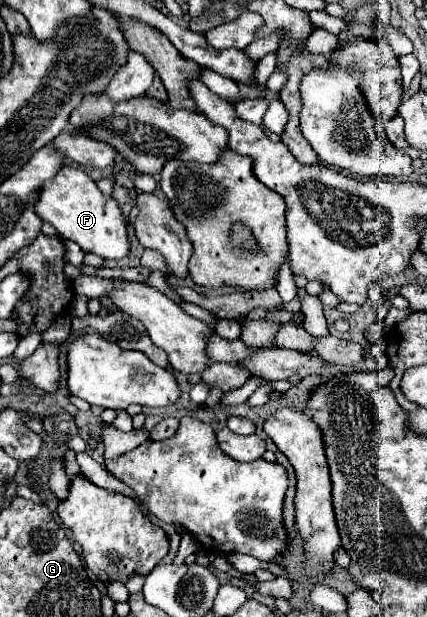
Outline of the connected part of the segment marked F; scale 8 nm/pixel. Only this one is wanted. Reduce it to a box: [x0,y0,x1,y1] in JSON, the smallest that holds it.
[34,167,130,259]

